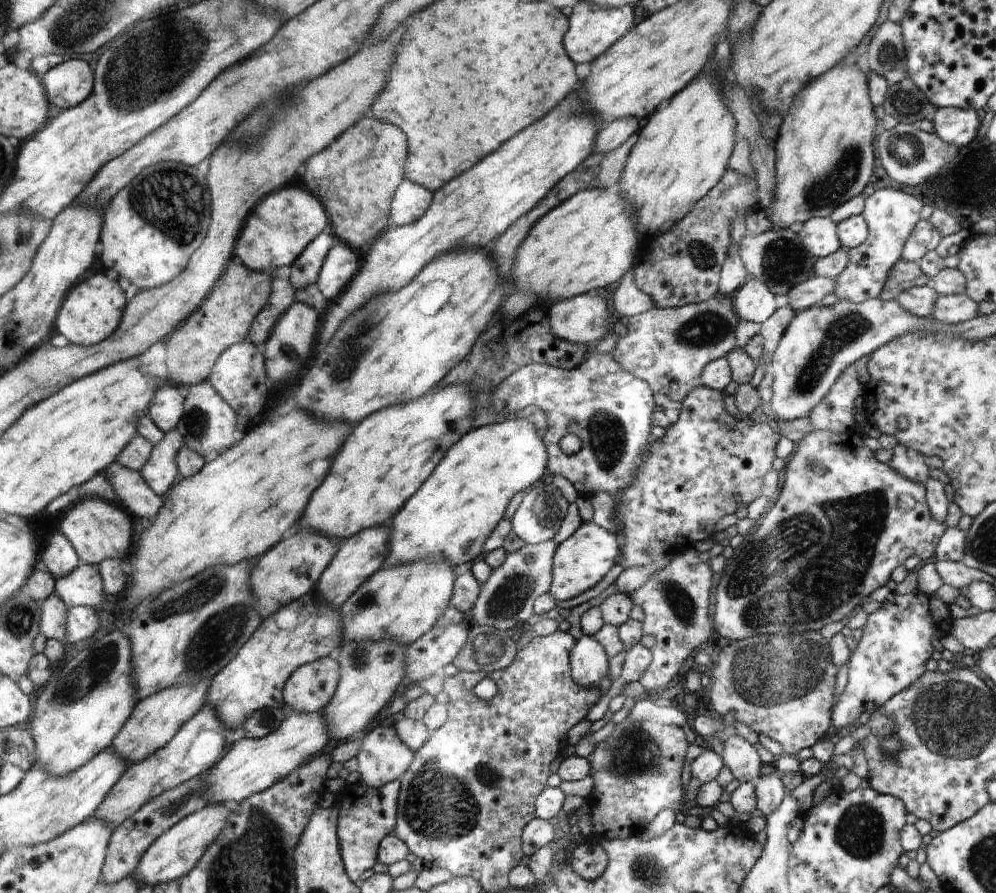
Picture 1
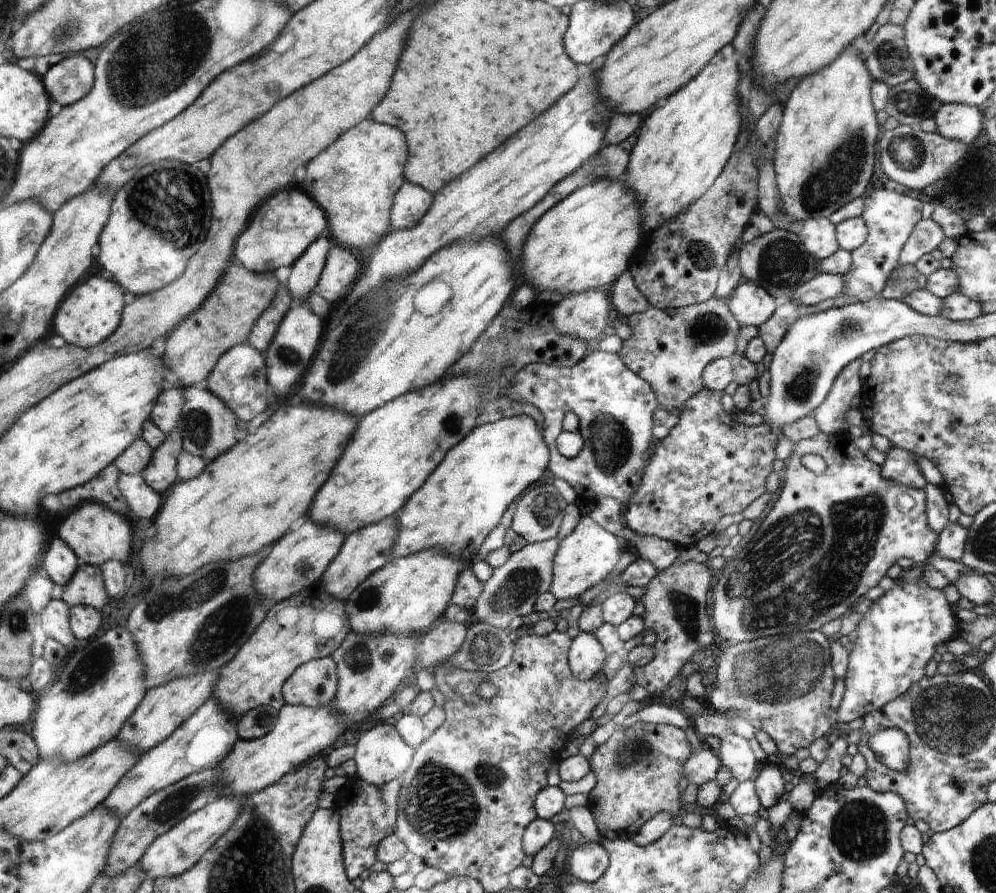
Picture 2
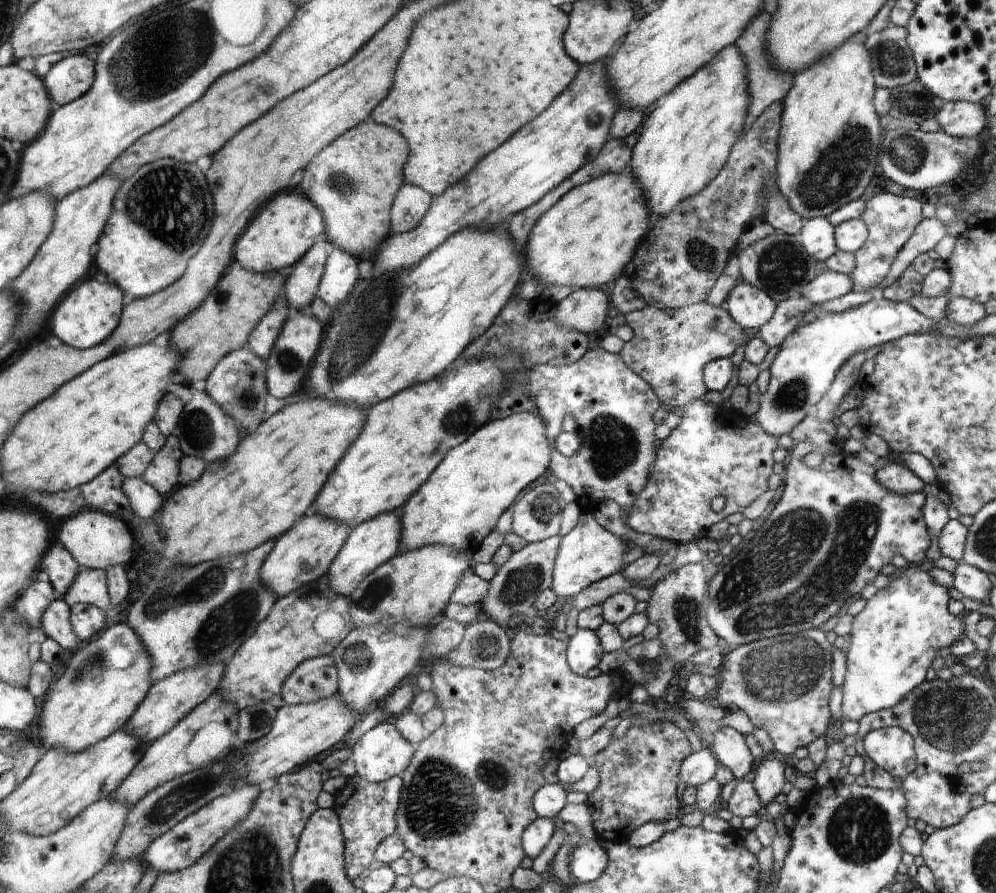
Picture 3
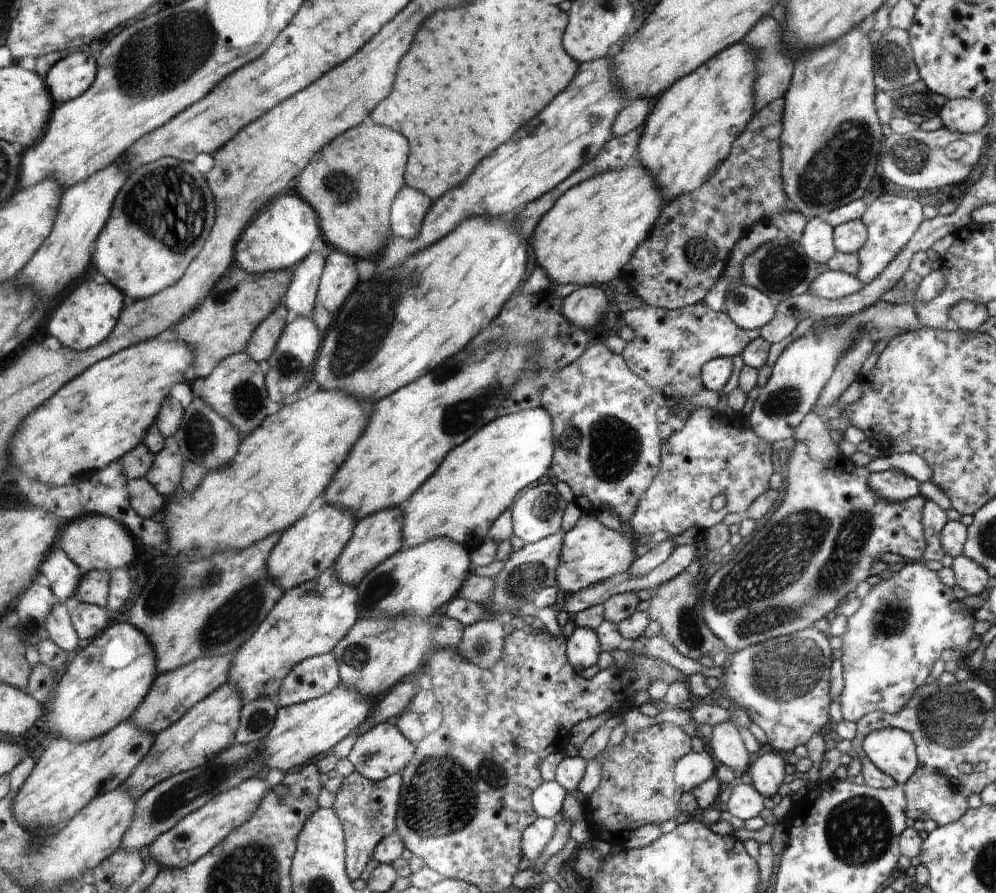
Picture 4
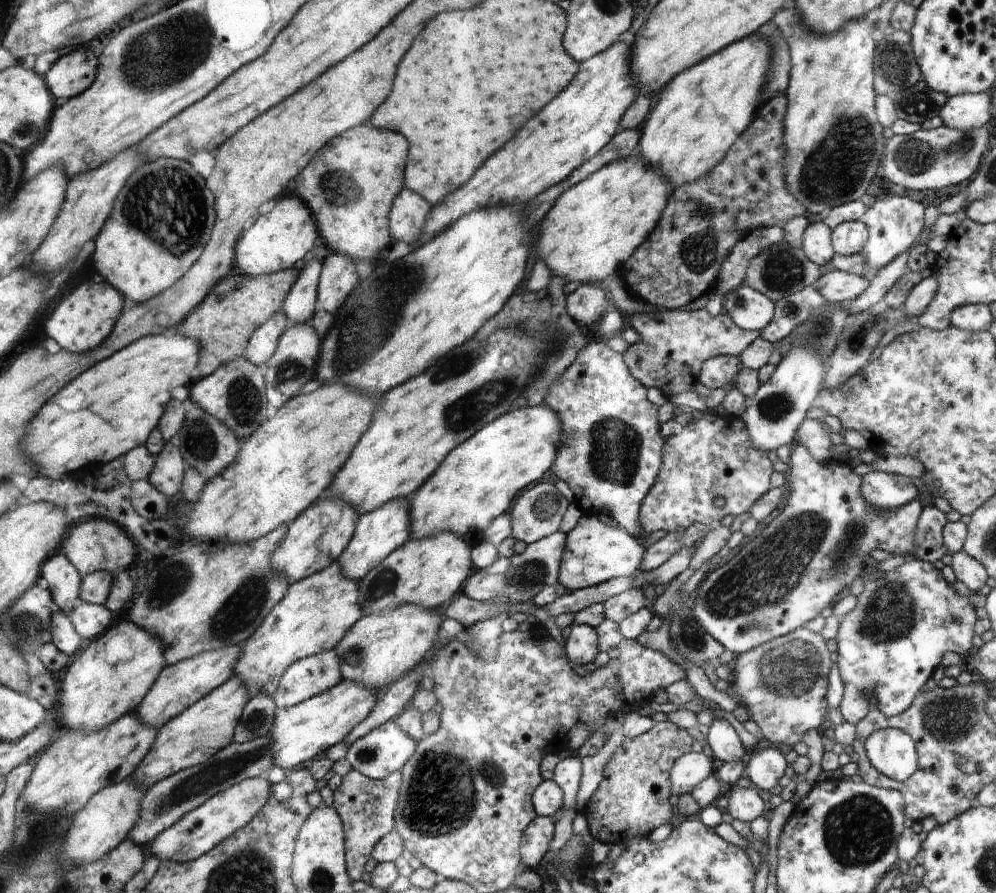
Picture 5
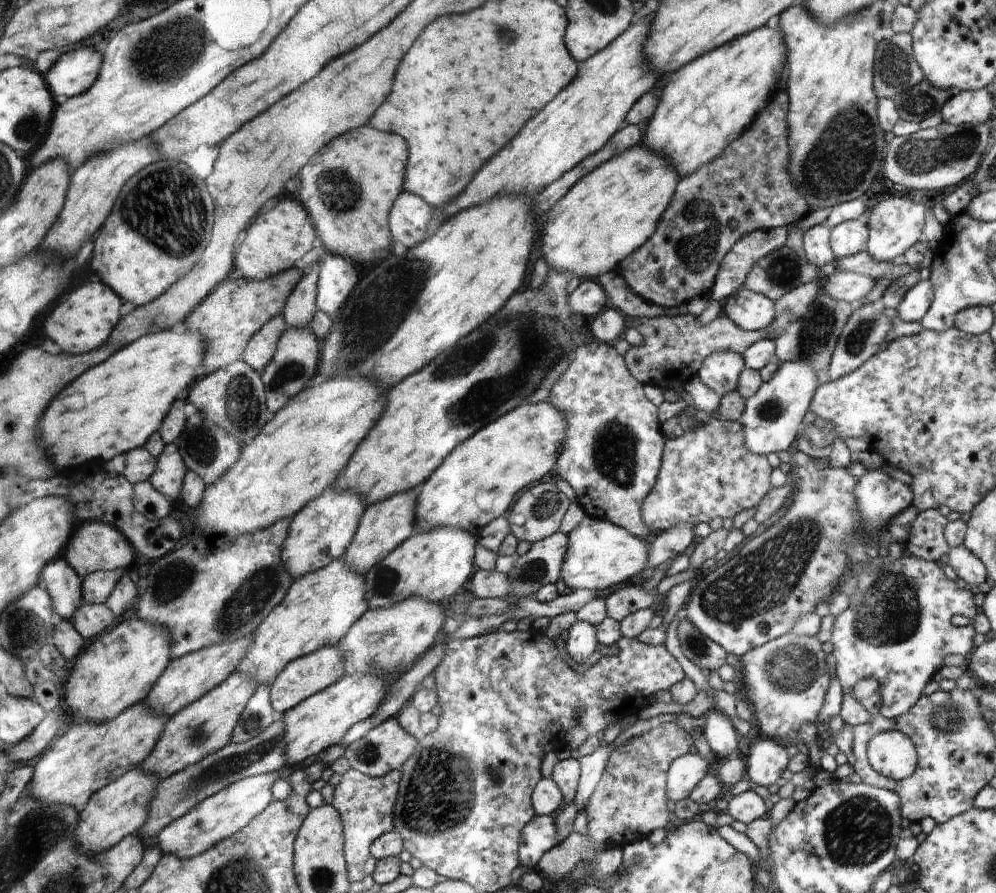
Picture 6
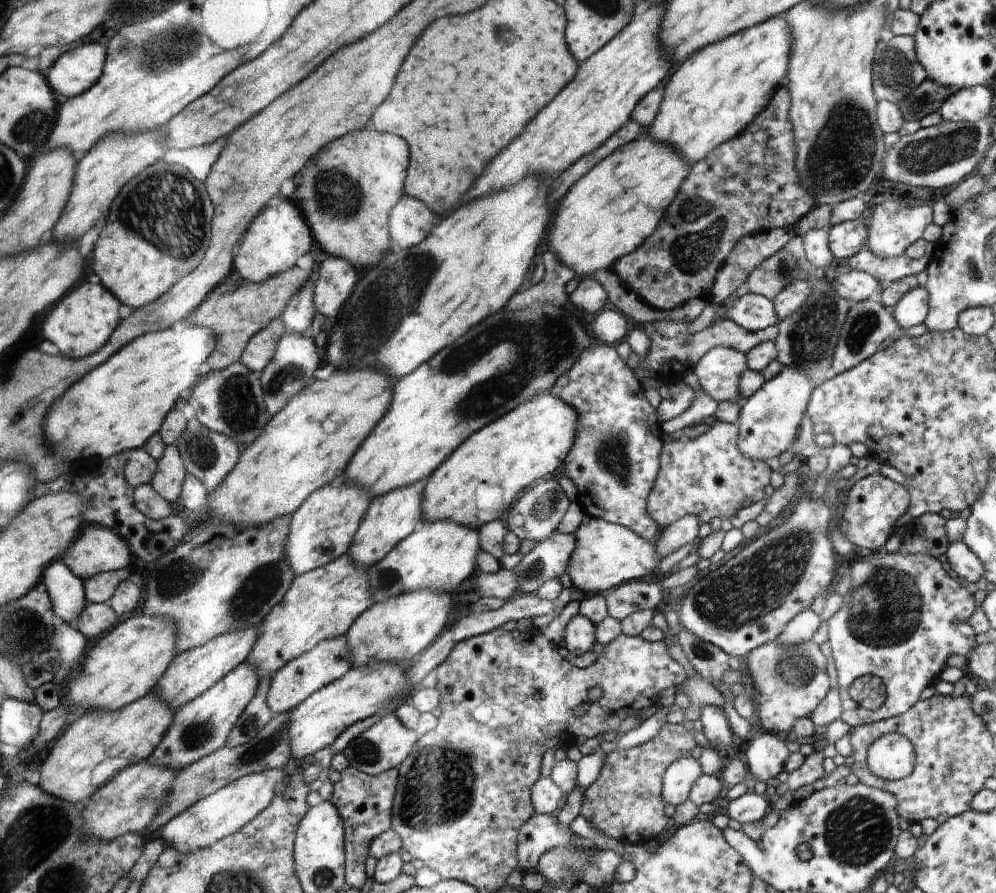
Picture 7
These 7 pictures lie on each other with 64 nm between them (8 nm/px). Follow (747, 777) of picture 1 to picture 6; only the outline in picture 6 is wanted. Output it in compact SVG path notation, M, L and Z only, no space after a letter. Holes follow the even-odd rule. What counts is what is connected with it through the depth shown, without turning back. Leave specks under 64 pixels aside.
M718 708L708 710L705 714L706 724L703 736L717 758L735 759L741 756L738 748L739 735L731 720Z

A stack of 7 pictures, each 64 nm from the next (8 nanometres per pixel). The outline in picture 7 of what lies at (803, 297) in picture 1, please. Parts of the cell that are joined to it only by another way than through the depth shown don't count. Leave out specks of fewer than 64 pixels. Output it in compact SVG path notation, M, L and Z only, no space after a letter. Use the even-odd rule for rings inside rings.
M850 270L848 273L840 274L836 279L830 281L832 288L846 300L853 300L855 303L866 301L874 293L881 292L883 286L870 274Z

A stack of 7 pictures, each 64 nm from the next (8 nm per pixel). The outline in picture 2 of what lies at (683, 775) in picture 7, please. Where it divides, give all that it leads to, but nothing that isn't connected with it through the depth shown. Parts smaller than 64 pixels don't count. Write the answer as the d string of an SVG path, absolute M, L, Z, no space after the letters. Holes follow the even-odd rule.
M705 746L701 752L696 751L688 757L683 764L683 774L690 783L697 784L699 787L715 779L722 765L716 752Z

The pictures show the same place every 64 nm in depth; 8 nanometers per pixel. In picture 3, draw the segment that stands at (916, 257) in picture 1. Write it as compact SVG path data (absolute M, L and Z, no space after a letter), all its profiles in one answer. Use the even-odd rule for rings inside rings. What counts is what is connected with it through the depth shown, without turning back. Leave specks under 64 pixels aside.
M939 218L923 219L915 226L914 232L910 236L910 240L904 244L899 252L898 258L891 266L891 270L885 279L885 282L876 289L867 290L863 293L857 293L855 290L846 293L837 299L823 302L820 304L820 314L837 313L855 306L866 304L872 297L880 294L880 290L891 282L894 282L901 274L913 264L916 257L922 253L927 253L932 250L944 236L947 235L946 224L942 223Z

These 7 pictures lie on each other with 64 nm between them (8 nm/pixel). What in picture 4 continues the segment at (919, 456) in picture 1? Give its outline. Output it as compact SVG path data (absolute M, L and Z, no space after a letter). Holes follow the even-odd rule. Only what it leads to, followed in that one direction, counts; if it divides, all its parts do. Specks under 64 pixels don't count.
M888 469L869 476L871 489L885 501L903 501L920 495L920 482L900 469Z

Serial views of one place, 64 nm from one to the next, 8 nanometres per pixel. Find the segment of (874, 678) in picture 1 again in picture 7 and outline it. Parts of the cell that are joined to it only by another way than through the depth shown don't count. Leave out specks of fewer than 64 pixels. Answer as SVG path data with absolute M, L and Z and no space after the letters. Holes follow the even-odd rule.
M874 552L868 558L852 561L850 574L853 591L844 596L842 609L829 618L828 636L837 670L841 718L853 728L906 713L919 702L922 688L936 684L948 656L960 654L968 658L974 648L974 629L966 620L976 610L976 604L972 594L952 580L938 560L928 555ZM862 675L880 677L886 685L886 698L878 710L866 710L850 698L849 686Z

